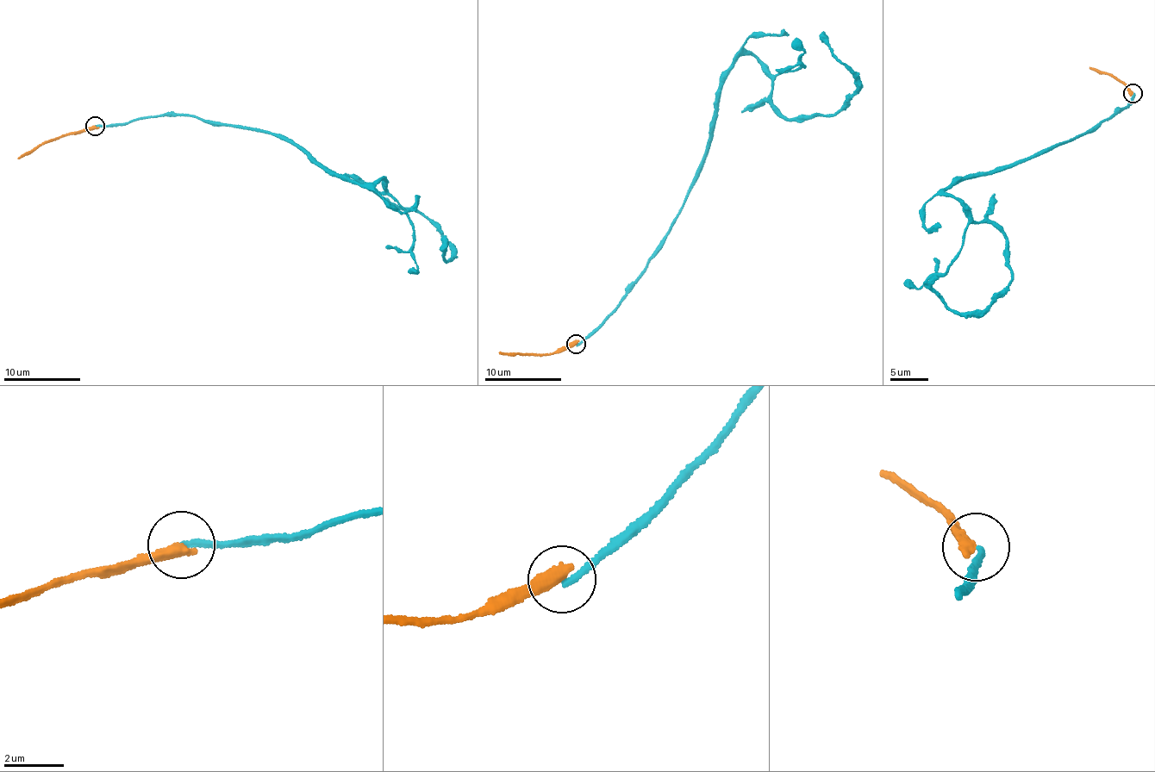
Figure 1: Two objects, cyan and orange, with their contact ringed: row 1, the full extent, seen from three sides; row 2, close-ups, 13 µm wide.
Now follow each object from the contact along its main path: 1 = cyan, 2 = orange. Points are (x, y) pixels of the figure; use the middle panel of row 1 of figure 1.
1: (577, 345), (616, 310), (683, 205), (722, 75), (752, 53), (784, 116), (829, 114), (856, 75), (826, 39)
2: (577, 345), (541, 355), (499, 353)

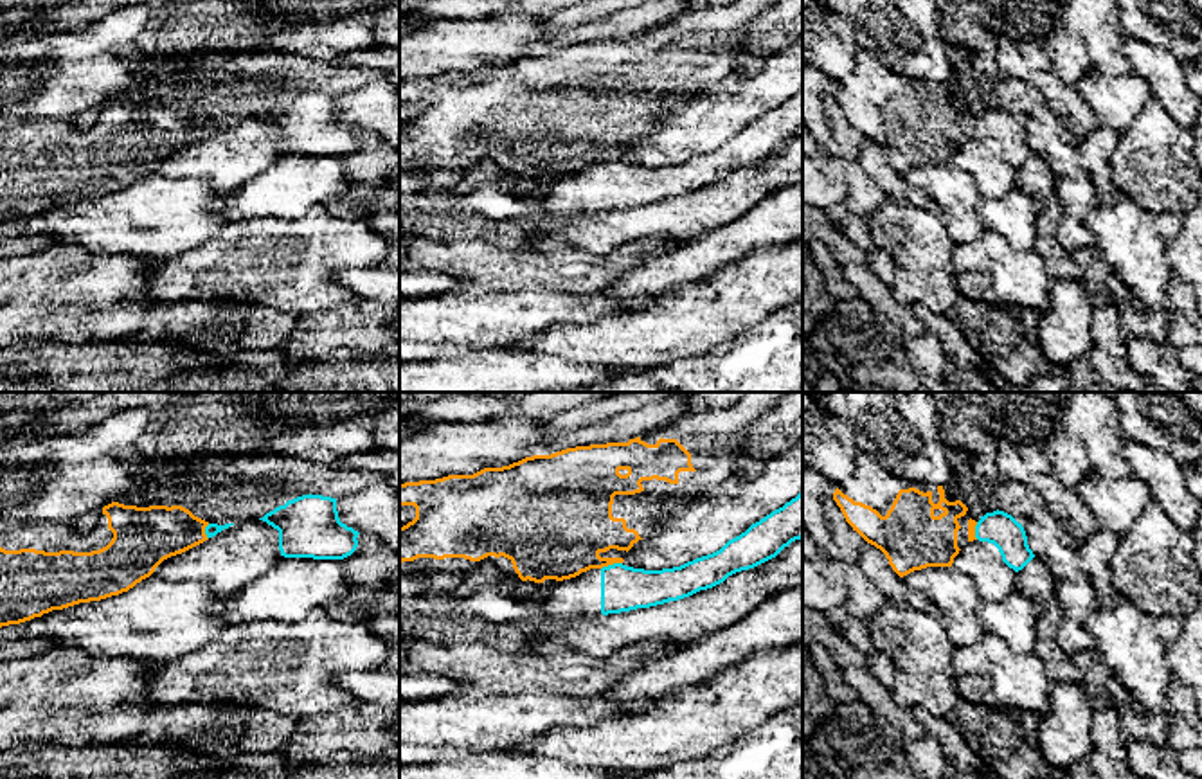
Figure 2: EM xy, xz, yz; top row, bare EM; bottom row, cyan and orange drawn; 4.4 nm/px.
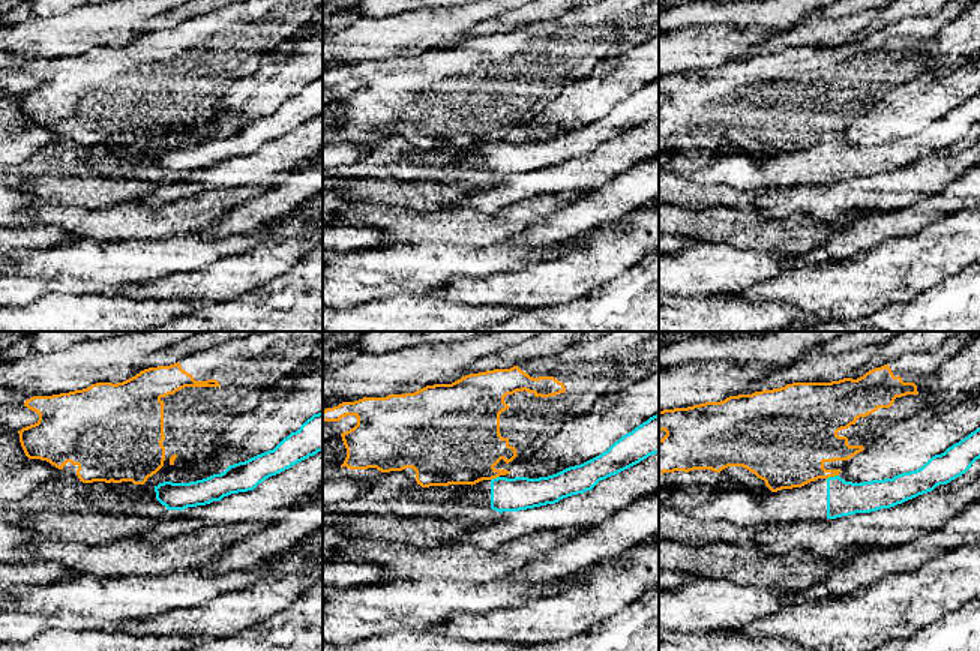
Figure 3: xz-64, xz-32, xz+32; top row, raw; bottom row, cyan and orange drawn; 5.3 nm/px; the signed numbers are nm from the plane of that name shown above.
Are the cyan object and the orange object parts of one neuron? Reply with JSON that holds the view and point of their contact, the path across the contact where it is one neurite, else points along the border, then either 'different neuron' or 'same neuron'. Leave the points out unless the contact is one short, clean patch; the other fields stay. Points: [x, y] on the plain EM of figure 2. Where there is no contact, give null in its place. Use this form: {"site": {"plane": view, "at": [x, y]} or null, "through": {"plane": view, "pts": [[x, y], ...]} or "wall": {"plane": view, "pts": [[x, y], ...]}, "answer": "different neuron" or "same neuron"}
{"site": {"plane": "xz", "at": [610, 162]}, "wall": {"plane": "xz", "pts": [[621, 159], [601, 166]]}, "answer": "different neuron"}

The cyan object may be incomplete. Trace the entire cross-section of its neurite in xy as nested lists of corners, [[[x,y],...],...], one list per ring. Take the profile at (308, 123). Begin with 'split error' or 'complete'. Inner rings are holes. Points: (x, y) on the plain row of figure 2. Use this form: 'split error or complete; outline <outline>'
complete; outline [[[302,92],[259,115],[279,128],[284,155],[344,157],[358,144],[358,128],[340,119],[336,95]]]

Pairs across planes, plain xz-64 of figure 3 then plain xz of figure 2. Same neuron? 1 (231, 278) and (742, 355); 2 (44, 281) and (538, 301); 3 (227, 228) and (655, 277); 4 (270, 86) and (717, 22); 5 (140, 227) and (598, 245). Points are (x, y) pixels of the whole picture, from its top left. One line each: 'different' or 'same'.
1: different
2: same
3: same
4: different
5: different

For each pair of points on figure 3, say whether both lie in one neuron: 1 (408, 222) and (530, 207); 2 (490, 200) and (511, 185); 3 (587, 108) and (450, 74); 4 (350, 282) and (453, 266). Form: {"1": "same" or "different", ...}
{"1": "same", "2": "same", "3": "different", "4": "same"}

